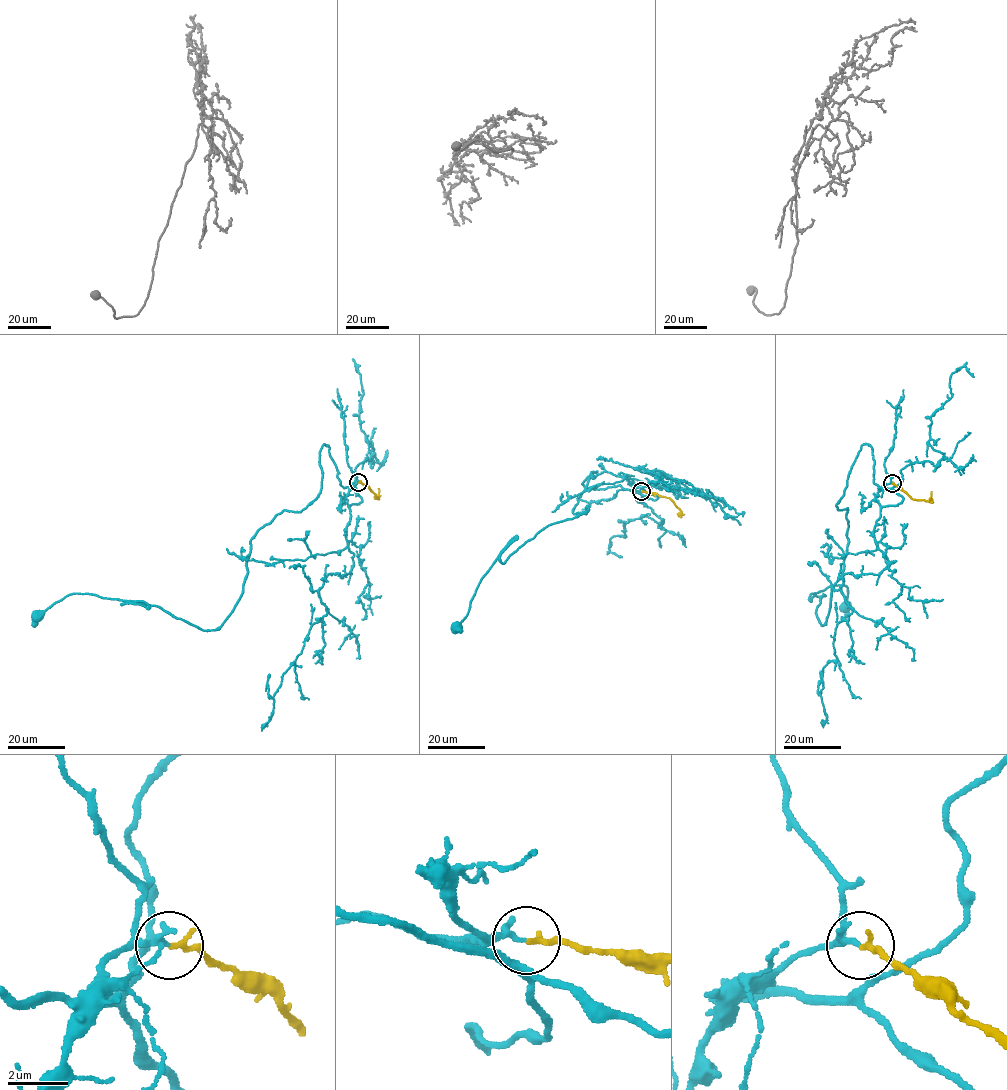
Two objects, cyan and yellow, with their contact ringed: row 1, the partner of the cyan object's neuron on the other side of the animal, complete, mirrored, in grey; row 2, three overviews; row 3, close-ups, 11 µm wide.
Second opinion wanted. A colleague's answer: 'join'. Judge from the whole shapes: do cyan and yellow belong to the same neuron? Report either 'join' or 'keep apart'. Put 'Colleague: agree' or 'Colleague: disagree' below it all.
join
Colleague: agree

